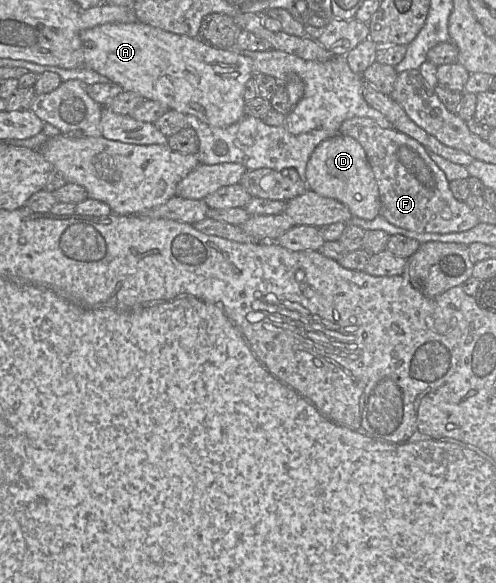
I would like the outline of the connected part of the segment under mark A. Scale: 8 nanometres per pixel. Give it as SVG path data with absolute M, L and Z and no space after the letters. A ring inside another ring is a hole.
M140 21L106 23L85 29L80 39L84 67L120 85L123 91L158 101L169 110L193 115L213 127L228 127L245 116L245 84L254 74L250 59L243 54Z

